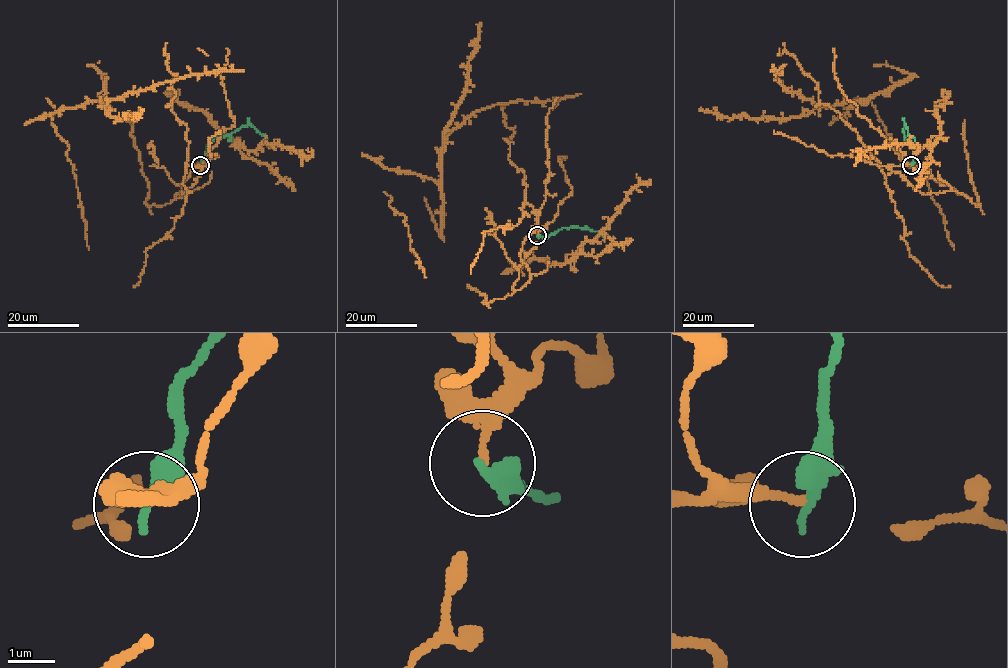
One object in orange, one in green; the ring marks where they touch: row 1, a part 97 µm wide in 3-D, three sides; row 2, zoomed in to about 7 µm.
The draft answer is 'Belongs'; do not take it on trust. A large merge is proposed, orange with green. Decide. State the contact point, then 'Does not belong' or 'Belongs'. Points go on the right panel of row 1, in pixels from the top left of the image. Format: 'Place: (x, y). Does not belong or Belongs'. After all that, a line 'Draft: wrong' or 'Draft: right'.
Place: (911, 165). Does not belong
Draft: wrong

